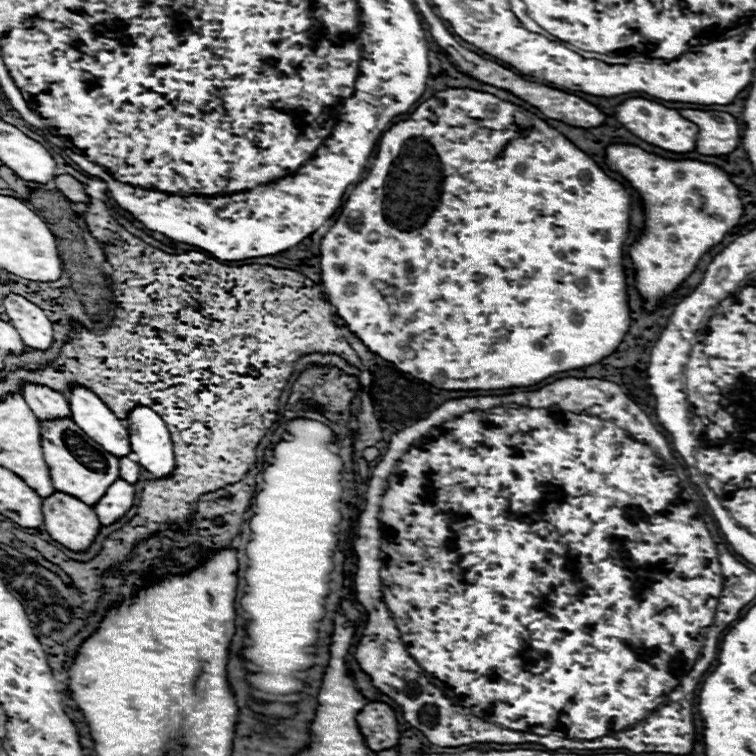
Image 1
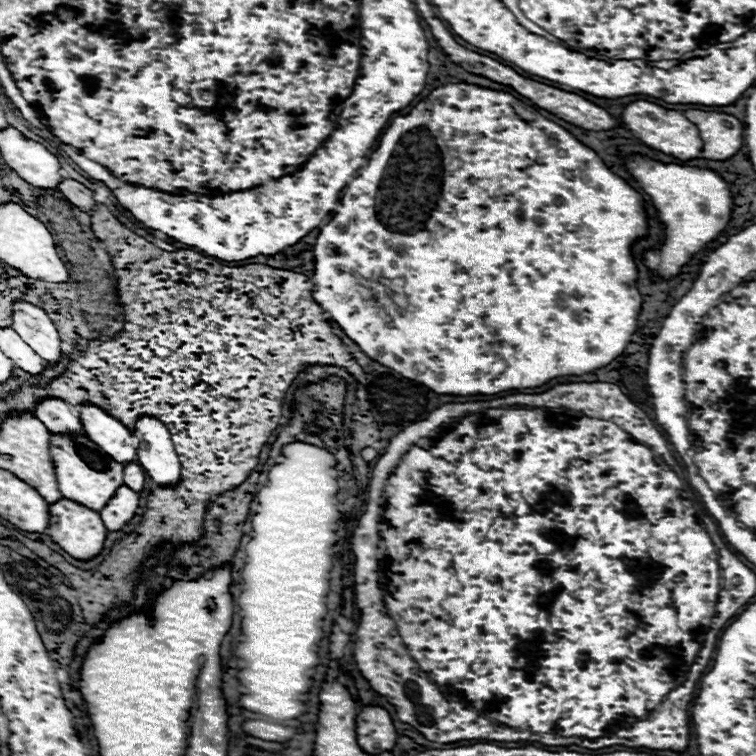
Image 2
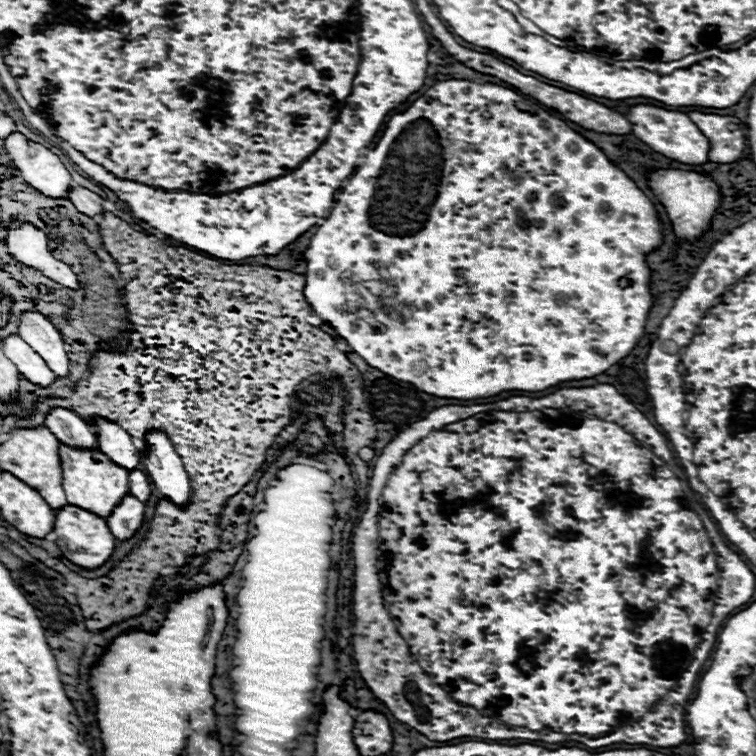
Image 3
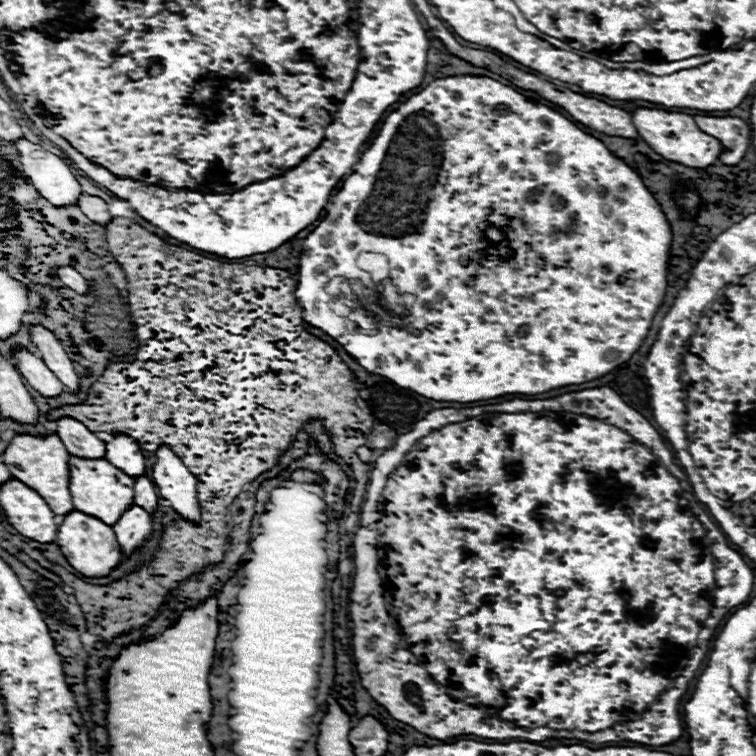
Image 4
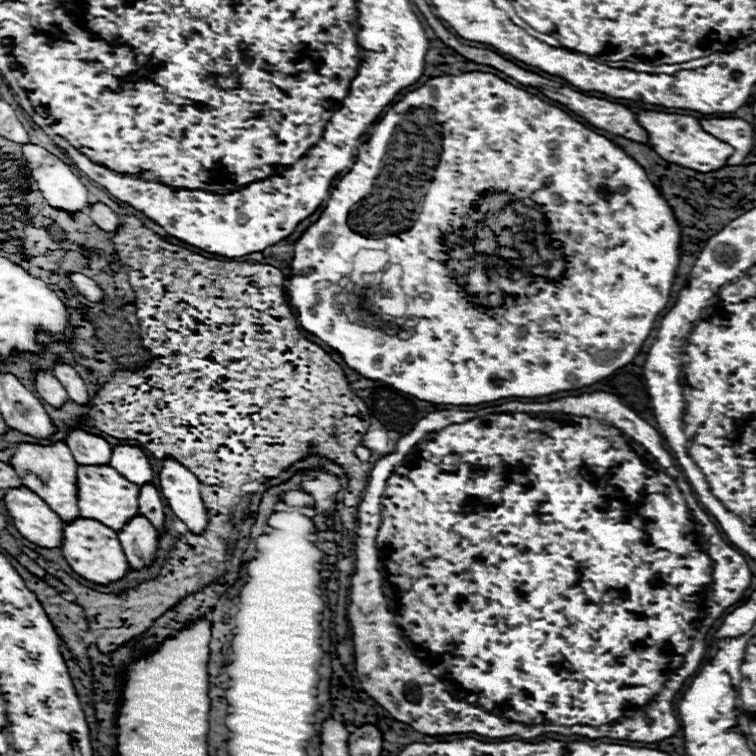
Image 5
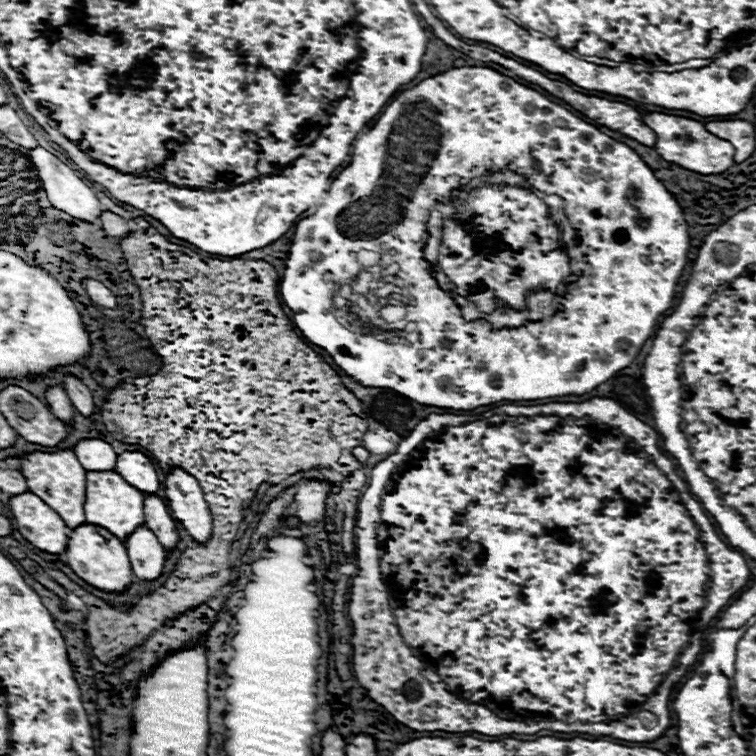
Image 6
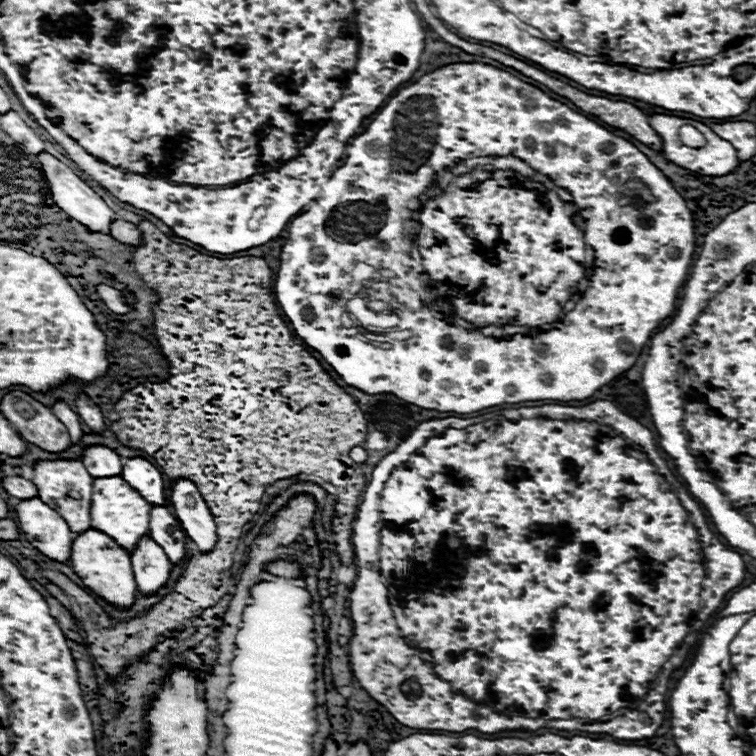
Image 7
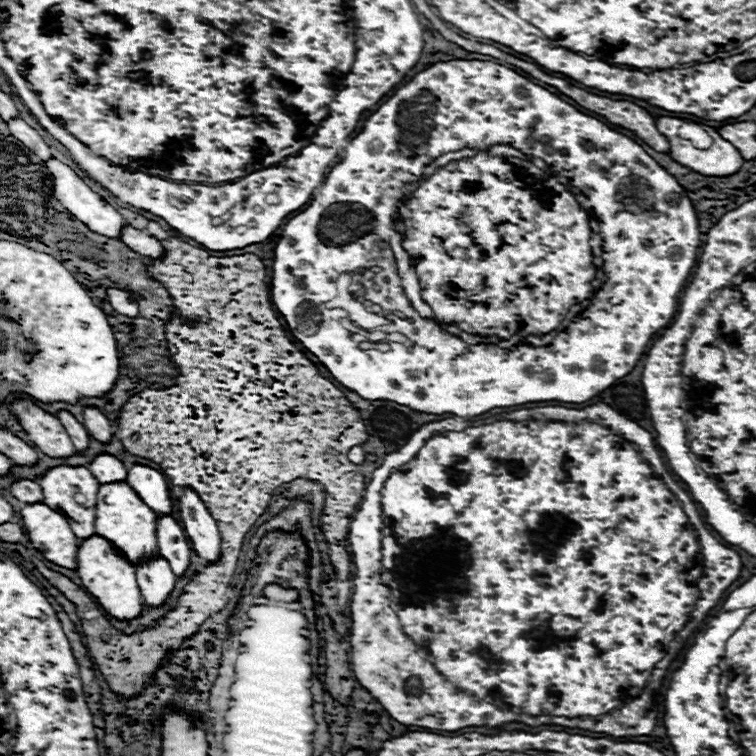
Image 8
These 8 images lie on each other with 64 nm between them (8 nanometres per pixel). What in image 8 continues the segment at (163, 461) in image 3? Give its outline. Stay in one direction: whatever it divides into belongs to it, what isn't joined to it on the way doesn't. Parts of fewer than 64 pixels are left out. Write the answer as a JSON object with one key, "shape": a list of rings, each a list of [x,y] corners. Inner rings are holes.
{"shape":[[[190,486],[182,488],[182,496],[178,498],[178,514],[196,554],[204,562],[214,562],[220,554],[220,532],[206,504]]]}

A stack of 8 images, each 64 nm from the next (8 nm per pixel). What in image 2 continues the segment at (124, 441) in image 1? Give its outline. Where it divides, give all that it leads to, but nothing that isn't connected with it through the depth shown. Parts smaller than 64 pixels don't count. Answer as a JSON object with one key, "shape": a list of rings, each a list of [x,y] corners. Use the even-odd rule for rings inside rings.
{"shape":[[[94,404],[80,406],[80,422],[92,442],[102,446],[106,454],[118,458],[118,462],[132,462],[136,456],[136,446],[132,432],[114,416],[104,412]]]}

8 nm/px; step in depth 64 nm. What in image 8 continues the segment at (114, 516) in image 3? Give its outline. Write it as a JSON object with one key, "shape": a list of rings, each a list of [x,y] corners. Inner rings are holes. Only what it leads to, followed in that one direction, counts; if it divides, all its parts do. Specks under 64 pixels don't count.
{"shape":[[[160,554],[144,560],[136,566],[136,578],[142,598],[150,606],[160,606],[166,602],[168,594],[174,590],[176,576],[166,558]]]}

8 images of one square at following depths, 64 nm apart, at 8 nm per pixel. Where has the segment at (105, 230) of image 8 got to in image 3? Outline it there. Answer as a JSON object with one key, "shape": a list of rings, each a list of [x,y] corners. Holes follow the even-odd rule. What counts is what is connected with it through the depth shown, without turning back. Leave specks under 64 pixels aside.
{"shape":[[[12,132],[8,138],[4,138],[4,146],[10,162],[32,188],[50,198],[66,198],[72,178],[54,152],[42,144],[26,140],[26,136],[20,132]]]}

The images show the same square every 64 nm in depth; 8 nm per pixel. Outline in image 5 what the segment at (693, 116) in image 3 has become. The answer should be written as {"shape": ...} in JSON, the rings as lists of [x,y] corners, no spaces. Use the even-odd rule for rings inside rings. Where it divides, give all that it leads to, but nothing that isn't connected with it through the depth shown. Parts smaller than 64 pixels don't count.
{"shape":[[[704,118],[700,120],[700,126],[704,132],[720,138],[734,148],[734,154],[728,160],[730,166],[742,162],[754,148],[754,128],[742,118]]]}

